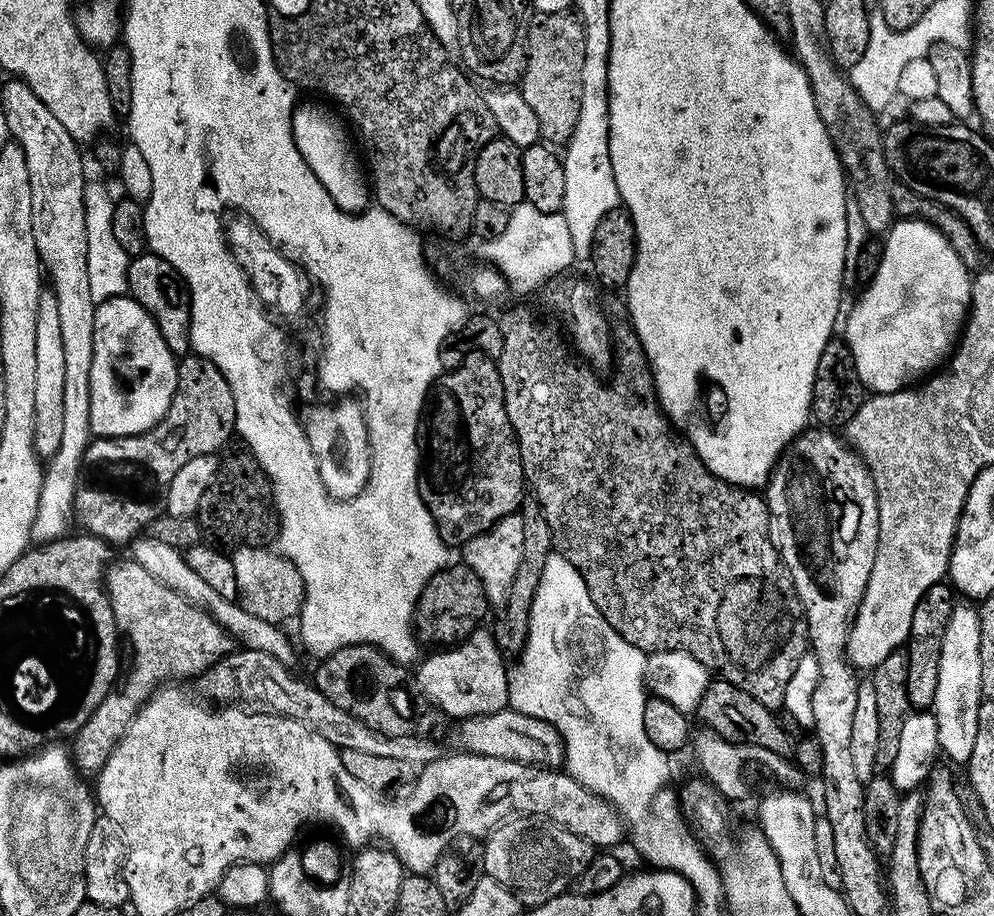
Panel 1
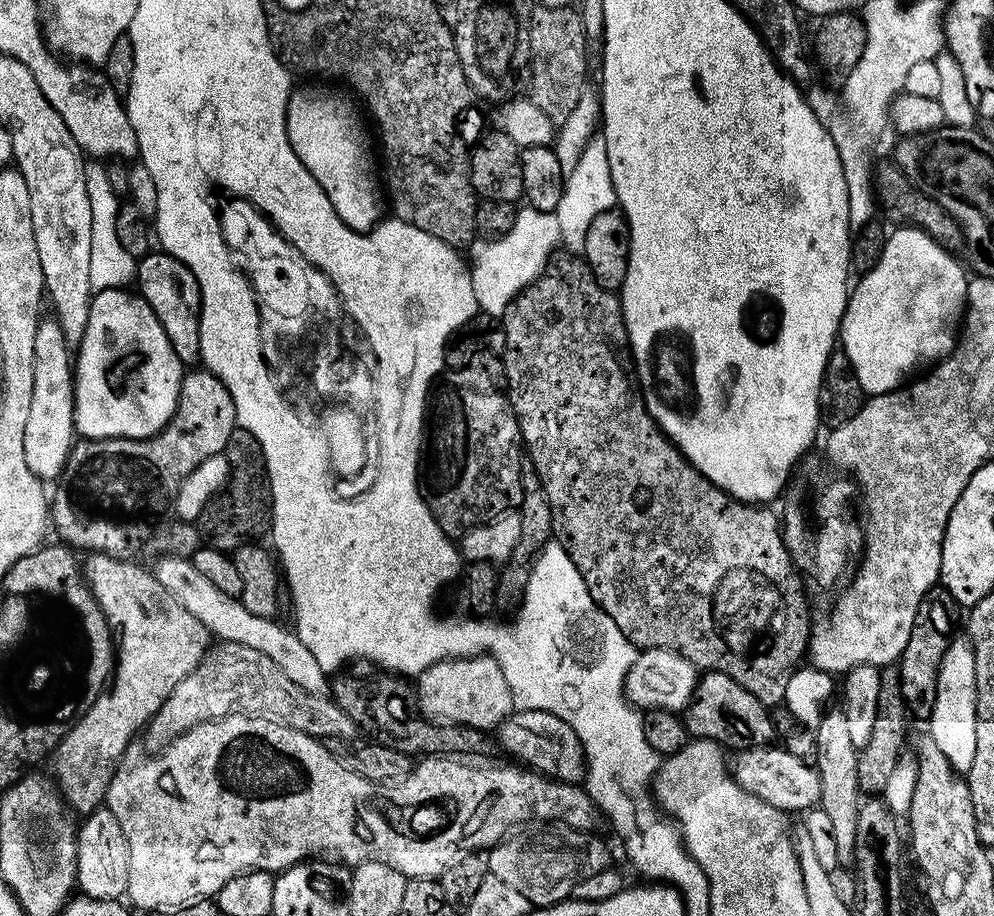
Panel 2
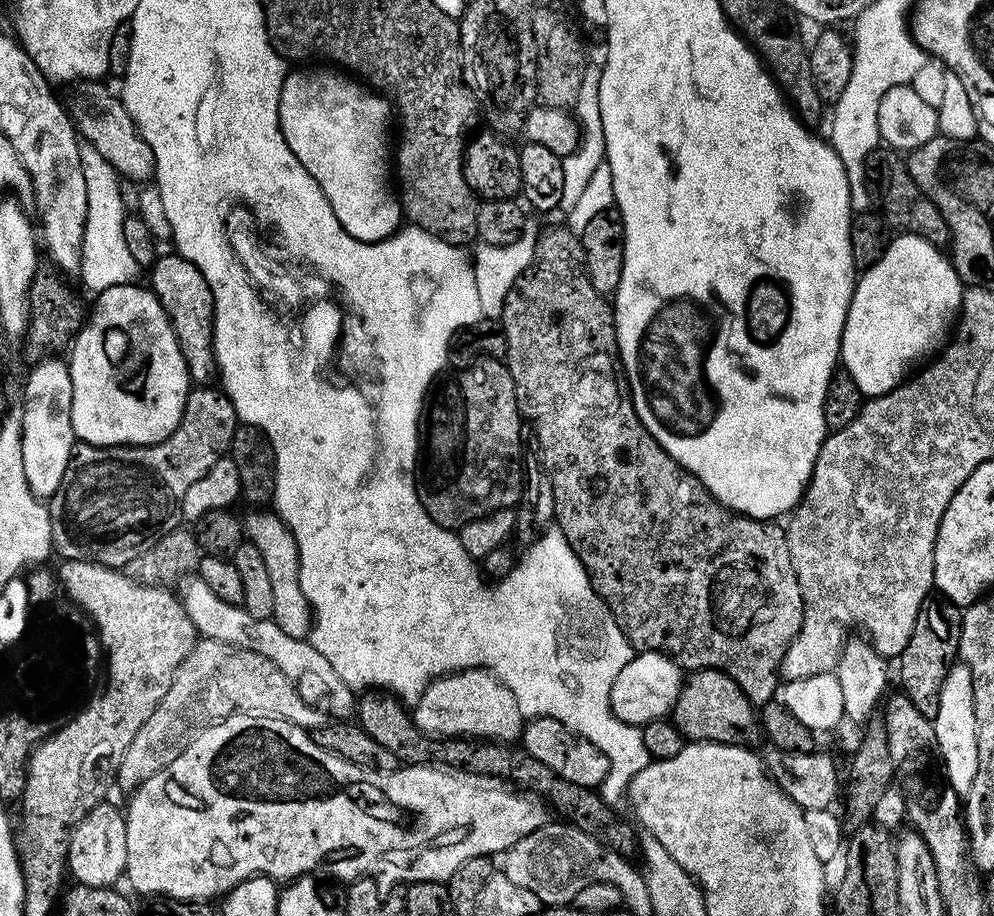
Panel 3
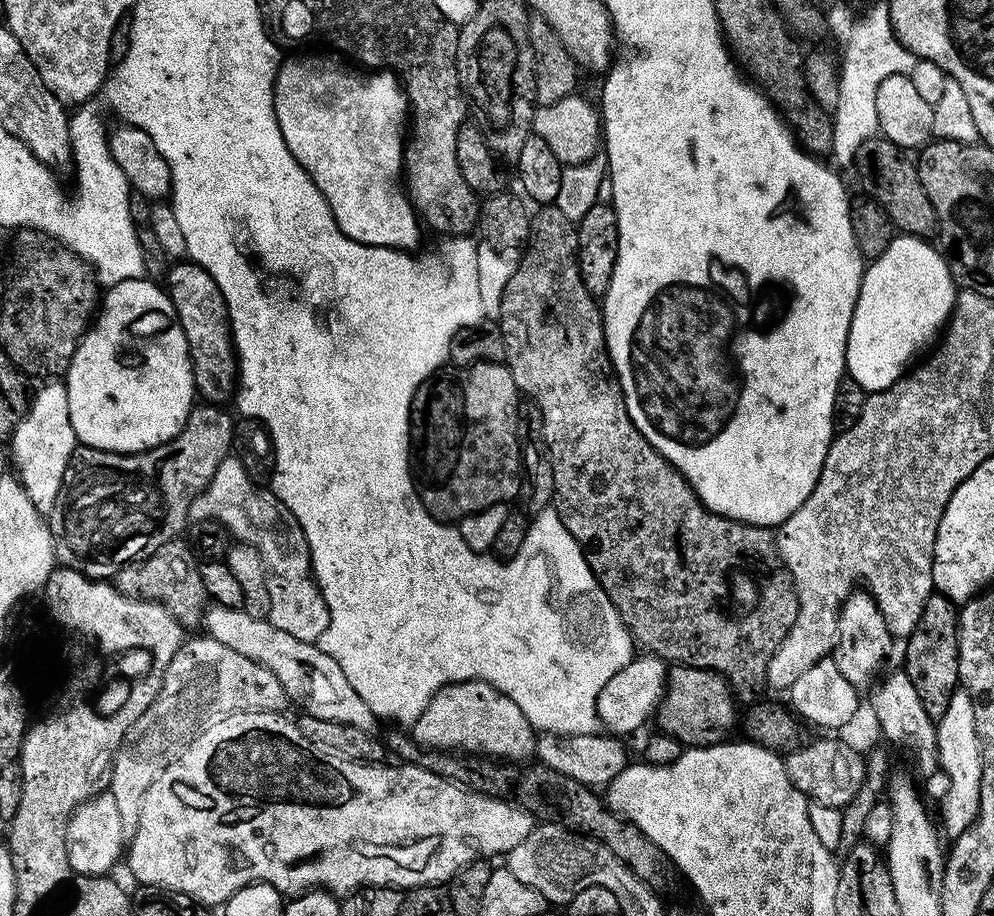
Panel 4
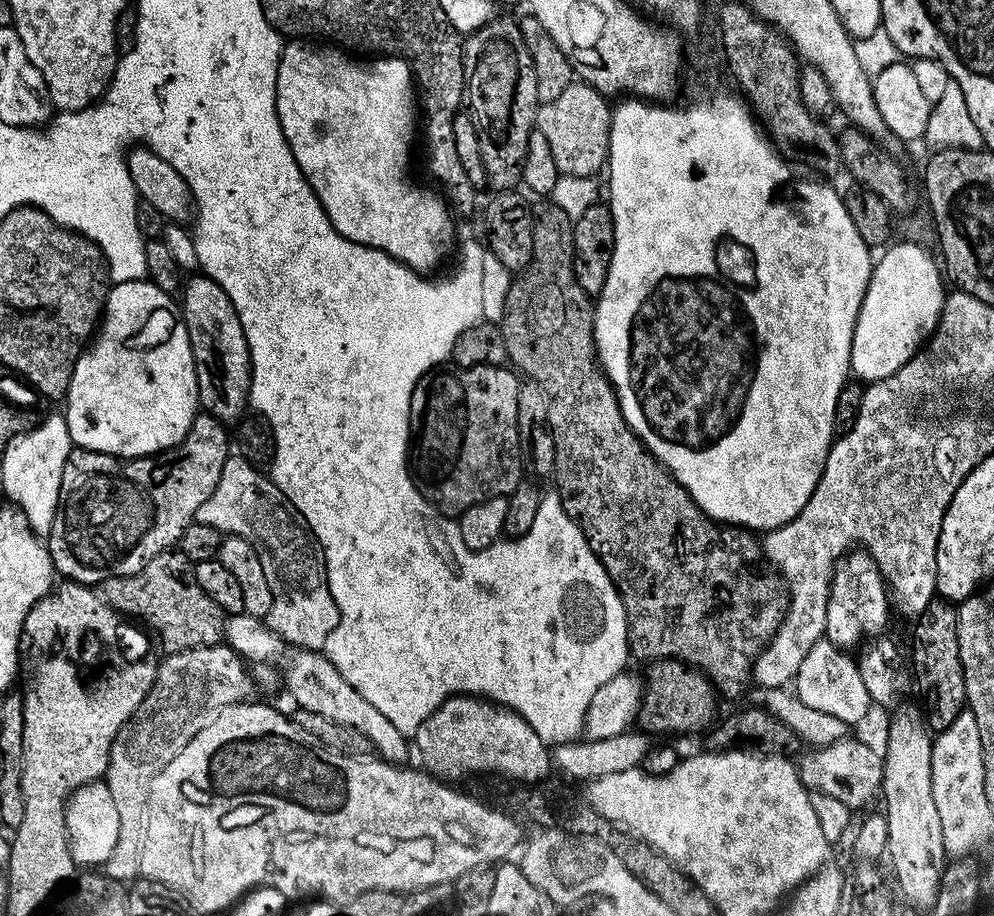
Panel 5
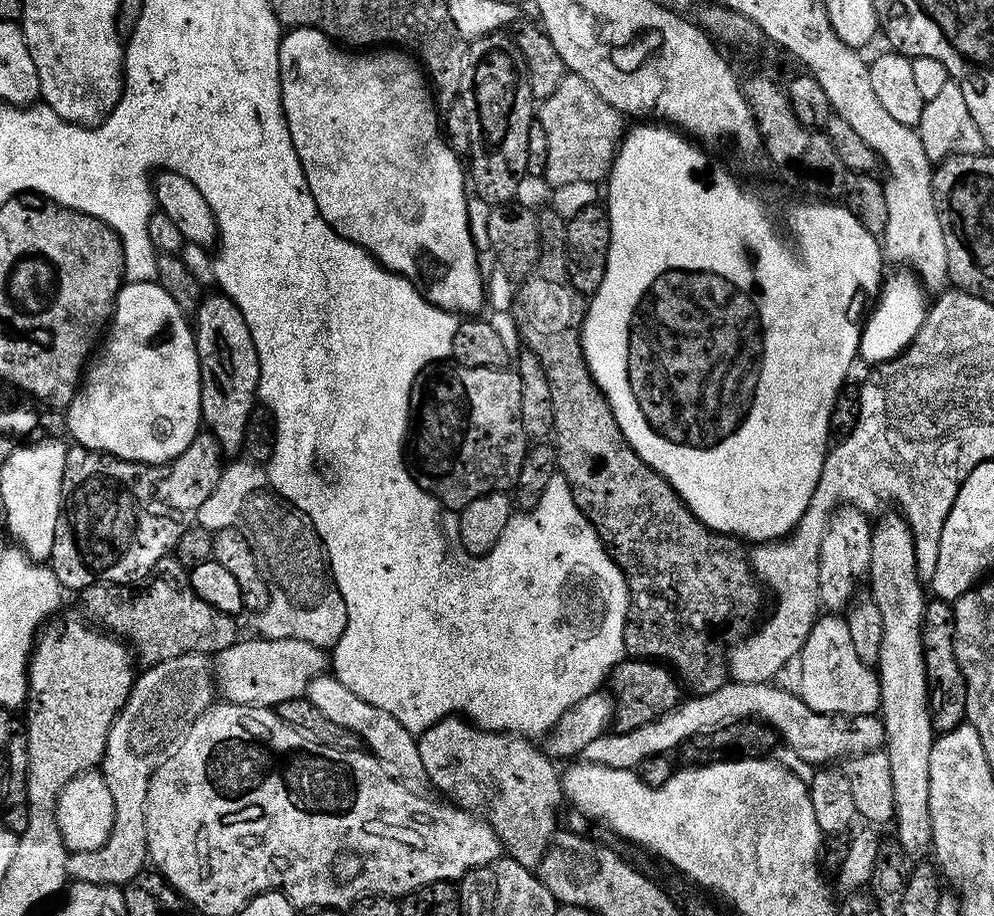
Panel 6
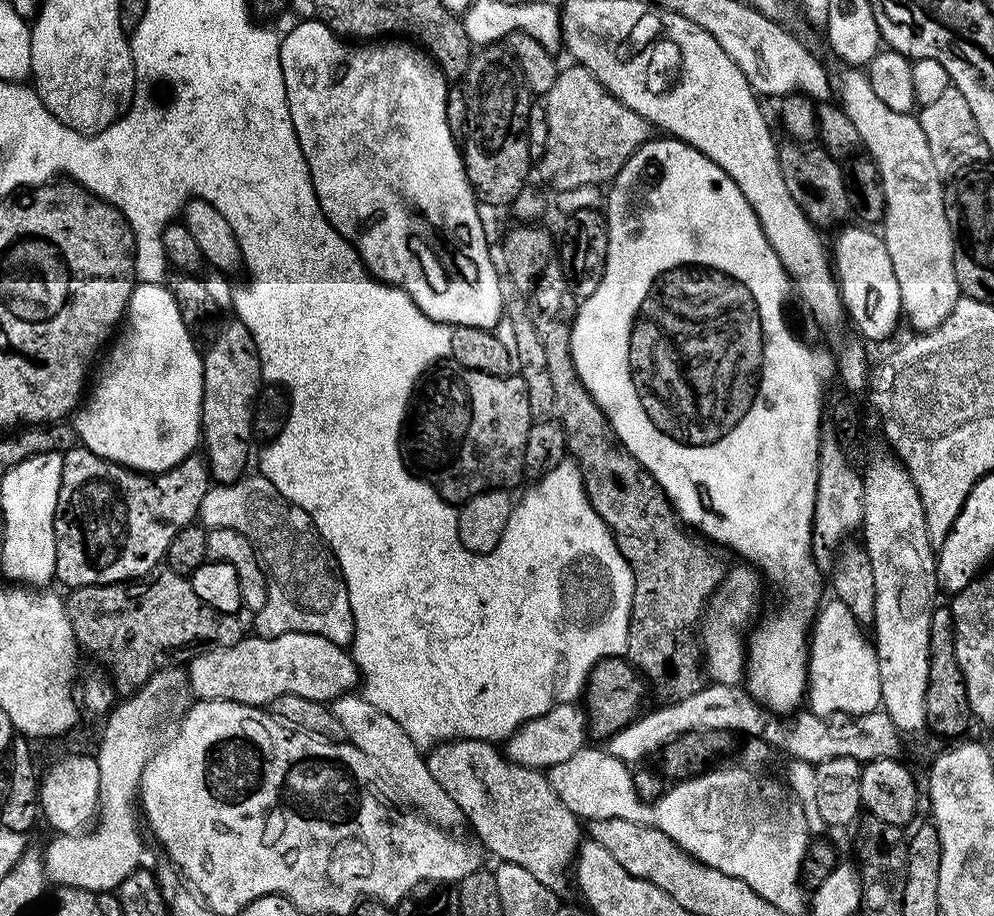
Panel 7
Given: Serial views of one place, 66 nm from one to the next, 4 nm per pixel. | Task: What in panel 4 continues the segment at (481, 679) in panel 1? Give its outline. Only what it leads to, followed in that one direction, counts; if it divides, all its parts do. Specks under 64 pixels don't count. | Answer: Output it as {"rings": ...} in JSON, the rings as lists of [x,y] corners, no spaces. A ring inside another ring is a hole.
{"rings":[[[467,680],[440,688],[430,706],[410,726],[417,744],[453,754],[487,754],[504,762],[524,762],[536,754],[538,735],[526,714],[506,694],[481,680]]]}

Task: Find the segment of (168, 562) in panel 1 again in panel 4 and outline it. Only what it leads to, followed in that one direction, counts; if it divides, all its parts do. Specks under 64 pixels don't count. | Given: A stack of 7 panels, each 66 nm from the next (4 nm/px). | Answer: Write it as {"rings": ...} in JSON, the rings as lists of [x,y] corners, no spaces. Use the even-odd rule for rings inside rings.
{"rings":[[[212,604],[205,611],[202,628],[207,635],[213,636],[222,646],[230,646],[237,654],[242,654],[270,670],[286,690],[293,705],[301,704],[303,711],[314,718],[326,718],[334,722],[346,722],[346,726],[358,726],[358,730],[370,733],[377,731],[378,717],[358,698],[358,690],[346,682],[342,666],[320,649],[319,643],[302,642],[278,630],[270,621],[250,618],[238,608],[227,608],[221,604]]]}

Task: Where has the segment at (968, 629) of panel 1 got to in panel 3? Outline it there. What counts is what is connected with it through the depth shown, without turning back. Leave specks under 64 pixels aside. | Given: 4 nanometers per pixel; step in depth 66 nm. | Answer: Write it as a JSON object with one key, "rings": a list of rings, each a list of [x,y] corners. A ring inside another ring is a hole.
{"rings":[[[963,662],[952,665],[942,684],[942,694],[938,698],[936,725],[936,747],[940,750],[943,775],[948,775],[947,783],[961,798],[968,795],[971,782],[978,771],[978,738],[974,718],[974,690],[972,675]]]}

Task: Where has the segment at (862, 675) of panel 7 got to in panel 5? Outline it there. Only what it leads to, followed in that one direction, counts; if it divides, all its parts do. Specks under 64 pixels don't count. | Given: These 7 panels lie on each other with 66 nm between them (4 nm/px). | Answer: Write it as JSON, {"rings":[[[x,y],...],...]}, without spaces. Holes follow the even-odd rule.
{"rings":[[[827,638],[810,646],[810,654],[802,658],[802,666],[794,681],[794,695],[806,702],[806,706],[814,706],[814,710],[822,710],[822,714],[832,714],[834,718],[842,718],[844,724],[855,726],[873,703],[870,694],[866,694],[866,682],[862,682],[859,663],[848,656],[851,655],[845,649]]]}

